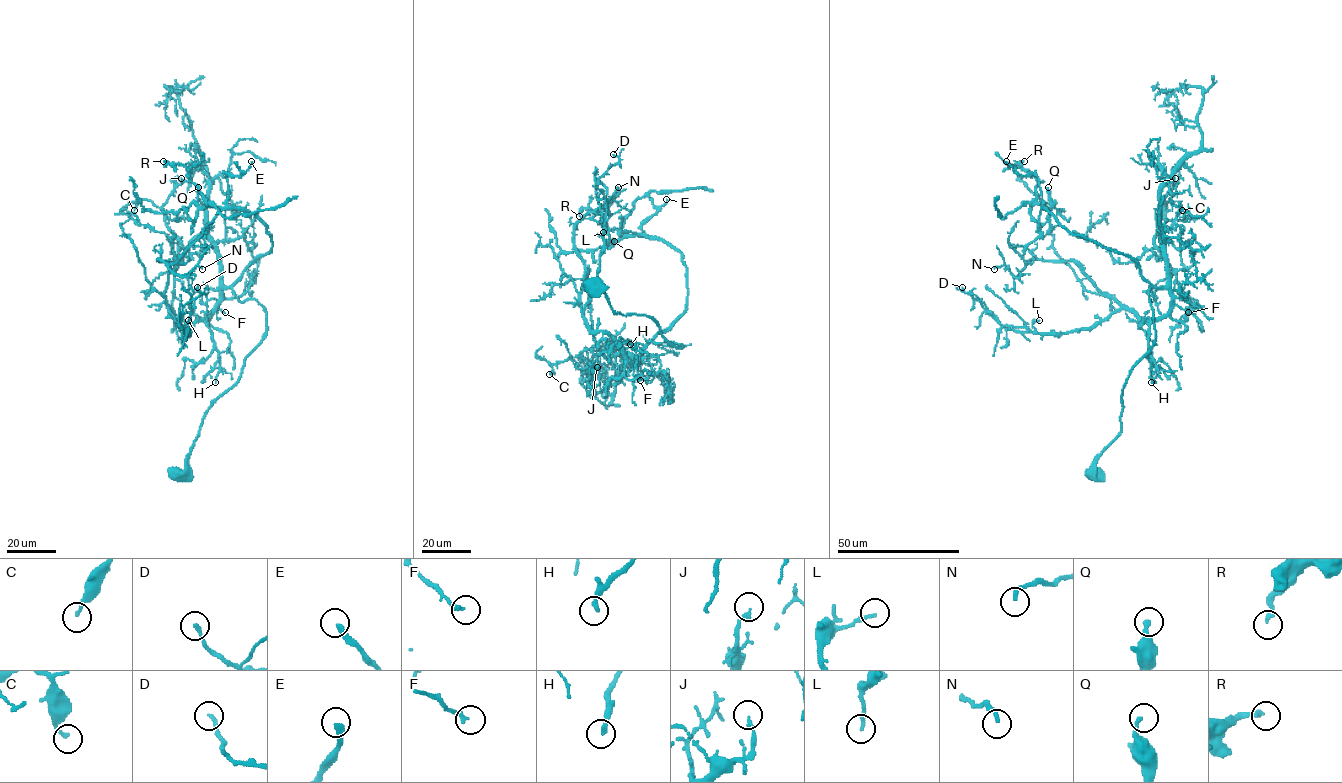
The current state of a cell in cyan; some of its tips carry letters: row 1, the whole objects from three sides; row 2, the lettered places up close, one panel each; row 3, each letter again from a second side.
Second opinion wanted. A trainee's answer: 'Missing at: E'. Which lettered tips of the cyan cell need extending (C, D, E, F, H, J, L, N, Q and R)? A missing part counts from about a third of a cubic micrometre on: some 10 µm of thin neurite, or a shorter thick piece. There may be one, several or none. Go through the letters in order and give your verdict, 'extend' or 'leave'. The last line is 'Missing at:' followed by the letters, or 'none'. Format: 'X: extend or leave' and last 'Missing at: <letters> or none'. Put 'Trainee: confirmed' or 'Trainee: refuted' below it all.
C: leave
D: leave
E: extend
F: leave
H: leave
J: leave
L: leave
N: leave
Q: leave
R: leave
Missing at: E
Trainee: confirmed

